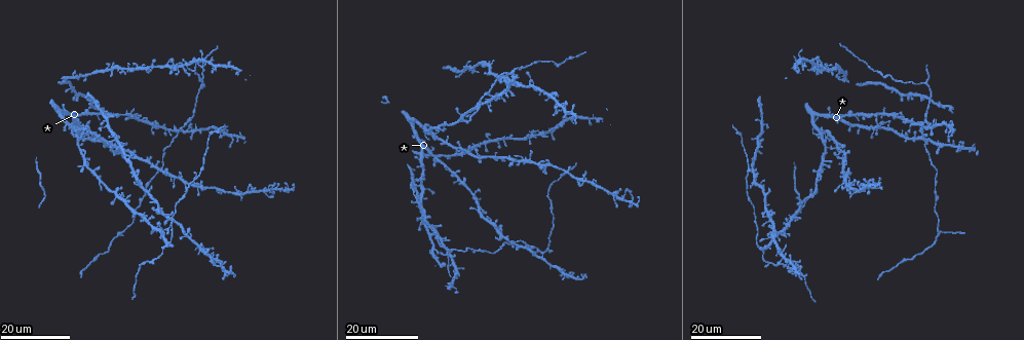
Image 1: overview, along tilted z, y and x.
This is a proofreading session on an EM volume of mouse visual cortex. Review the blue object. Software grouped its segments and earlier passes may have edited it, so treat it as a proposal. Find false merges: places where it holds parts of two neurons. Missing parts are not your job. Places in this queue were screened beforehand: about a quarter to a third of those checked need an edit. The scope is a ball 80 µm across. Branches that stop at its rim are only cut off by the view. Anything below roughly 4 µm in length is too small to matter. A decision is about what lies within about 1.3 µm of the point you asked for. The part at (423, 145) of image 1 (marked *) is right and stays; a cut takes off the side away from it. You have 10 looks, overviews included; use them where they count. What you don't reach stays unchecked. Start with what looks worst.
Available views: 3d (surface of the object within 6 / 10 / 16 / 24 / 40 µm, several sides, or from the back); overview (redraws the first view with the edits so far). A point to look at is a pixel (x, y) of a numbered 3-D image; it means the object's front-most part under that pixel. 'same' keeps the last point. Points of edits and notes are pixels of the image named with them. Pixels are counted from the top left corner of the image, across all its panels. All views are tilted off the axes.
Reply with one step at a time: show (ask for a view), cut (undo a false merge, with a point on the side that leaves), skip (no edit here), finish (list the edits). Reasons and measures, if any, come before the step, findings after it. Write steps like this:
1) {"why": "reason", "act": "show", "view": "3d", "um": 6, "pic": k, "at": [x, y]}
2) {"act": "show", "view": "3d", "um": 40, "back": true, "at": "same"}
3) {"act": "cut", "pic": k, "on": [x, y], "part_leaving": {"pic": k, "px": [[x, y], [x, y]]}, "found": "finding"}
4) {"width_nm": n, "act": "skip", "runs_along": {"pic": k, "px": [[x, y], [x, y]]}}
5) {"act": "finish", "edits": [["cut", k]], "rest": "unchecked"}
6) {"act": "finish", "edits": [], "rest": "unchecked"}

{"why": "small branch off a trunk", "act": "show", "view": "3d", "um": 24, "pic": 1, "at": [511, 71]}

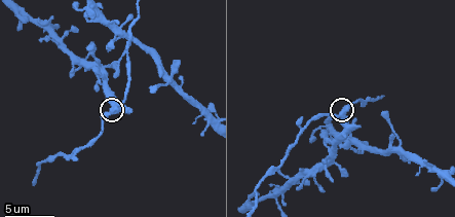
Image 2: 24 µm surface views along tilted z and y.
{"act": "show", "view": "3d", "um": 10, "pic": 2, "at": [109, 112]}

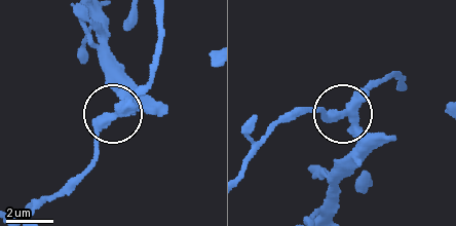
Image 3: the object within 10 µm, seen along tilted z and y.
{"arms": 4, "act": "skip", "found": "all the same neuron"}

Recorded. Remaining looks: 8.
{"why": "looks like a crossing", "act": "show", "view": "3d", "um": 6, "pic": 2, "at": [107, 80]}

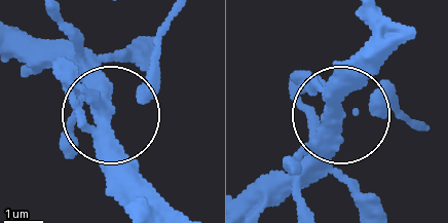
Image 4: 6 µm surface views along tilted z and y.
{"why": "from behind", "act": "show", "view": "3d", "um": 6, "back": true, "pic": 4, "at": [105, 109]}

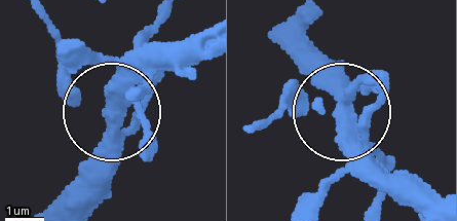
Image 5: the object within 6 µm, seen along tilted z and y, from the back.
{"act": "skip", "found": "continuous, no second neuron"}

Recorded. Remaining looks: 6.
{"why": "side arm on a straight run", "act": "show", "view": "3d", "um": 16, "pic": 1, "at": [187, 122]}

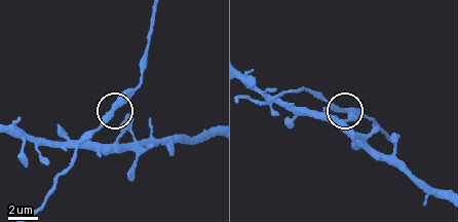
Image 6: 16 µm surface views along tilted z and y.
{"act": "show", "view": "3d", "um": 6, "pic": 6, "at": [341, 110]}

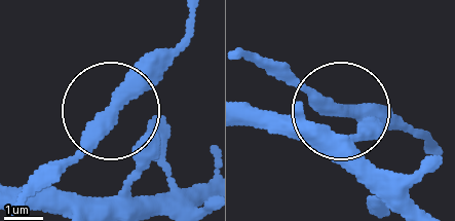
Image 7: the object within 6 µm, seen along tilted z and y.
{"act": "skip", "found": "all the same neuron"}

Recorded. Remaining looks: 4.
{"why": "three-way junction", "act": "show", "view": "3d", "um": 16, "pic": 1, "at": [67, 124]}

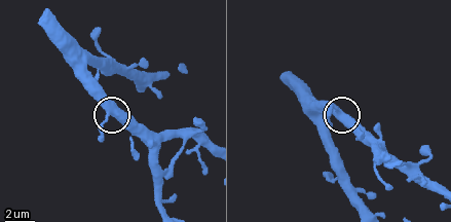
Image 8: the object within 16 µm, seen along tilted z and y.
{"act": "show", "view": "3d", "um": 6, "pic": 8, "at": [341, 115]}

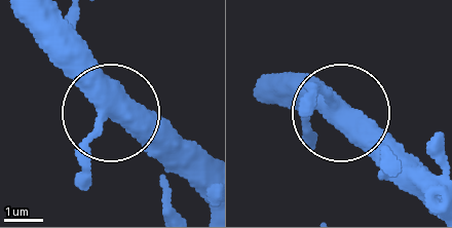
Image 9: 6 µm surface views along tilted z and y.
{"act": "skip", "found": "all the same neuron"}

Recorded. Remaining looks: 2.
{"why": "three arms meet", "act": "show", "view": "3d", "um": 24, "pic": 1, "at": [119, 235]}

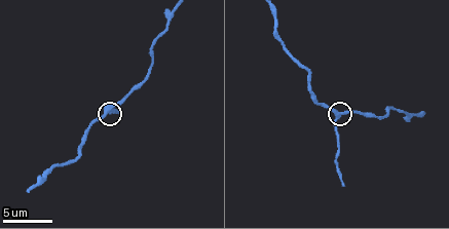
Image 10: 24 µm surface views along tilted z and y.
{"act": "show", "view": "3d", "um": 6, "pic": 10, "at": [105, 107]}

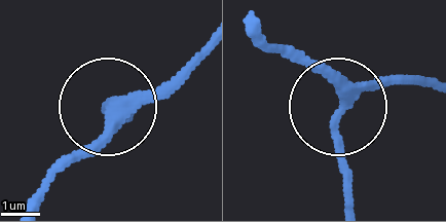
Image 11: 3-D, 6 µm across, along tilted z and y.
{"width_nm": 300, "act": "skip", "found": "continuous, no second neuron"}

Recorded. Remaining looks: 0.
{"act": "finish", "edits": [], "rest": "unchecked"}

